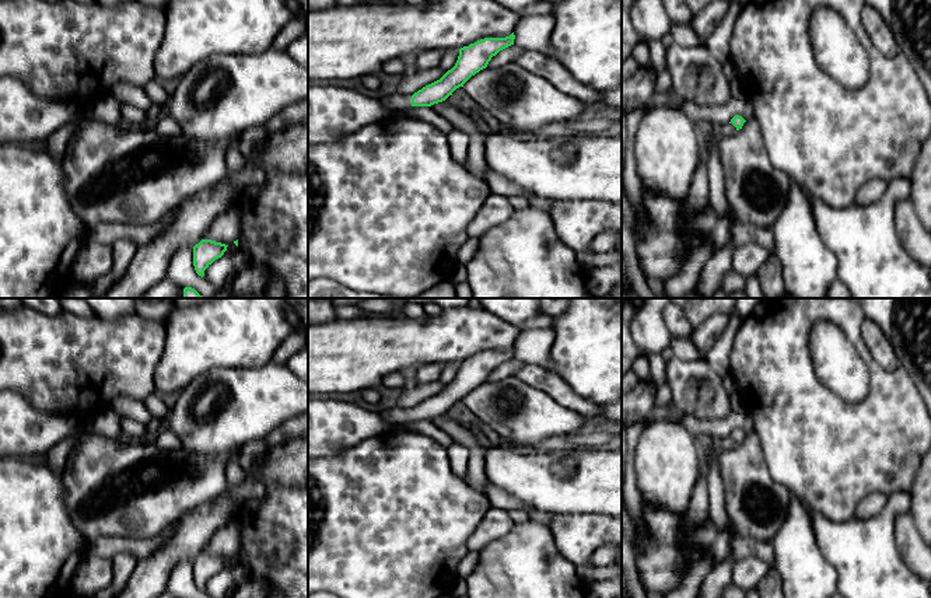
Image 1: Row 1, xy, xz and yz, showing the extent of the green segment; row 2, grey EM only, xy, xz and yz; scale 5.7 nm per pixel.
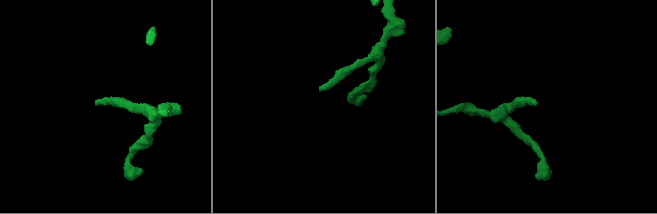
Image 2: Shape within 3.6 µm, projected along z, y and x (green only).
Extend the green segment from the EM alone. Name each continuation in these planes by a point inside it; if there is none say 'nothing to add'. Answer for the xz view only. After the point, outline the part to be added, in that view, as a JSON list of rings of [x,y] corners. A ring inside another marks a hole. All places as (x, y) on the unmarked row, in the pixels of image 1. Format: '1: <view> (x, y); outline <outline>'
1: xz (394, 416); outline [[[389,408],[386,410],[381,410],[381,415],[391,427],[395,424],[406,424],[412,420],[412,410],[409,409]]]

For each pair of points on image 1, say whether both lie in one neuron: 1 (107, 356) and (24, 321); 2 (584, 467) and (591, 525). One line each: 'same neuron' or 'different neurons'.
1: same neuron
2: different neurons

